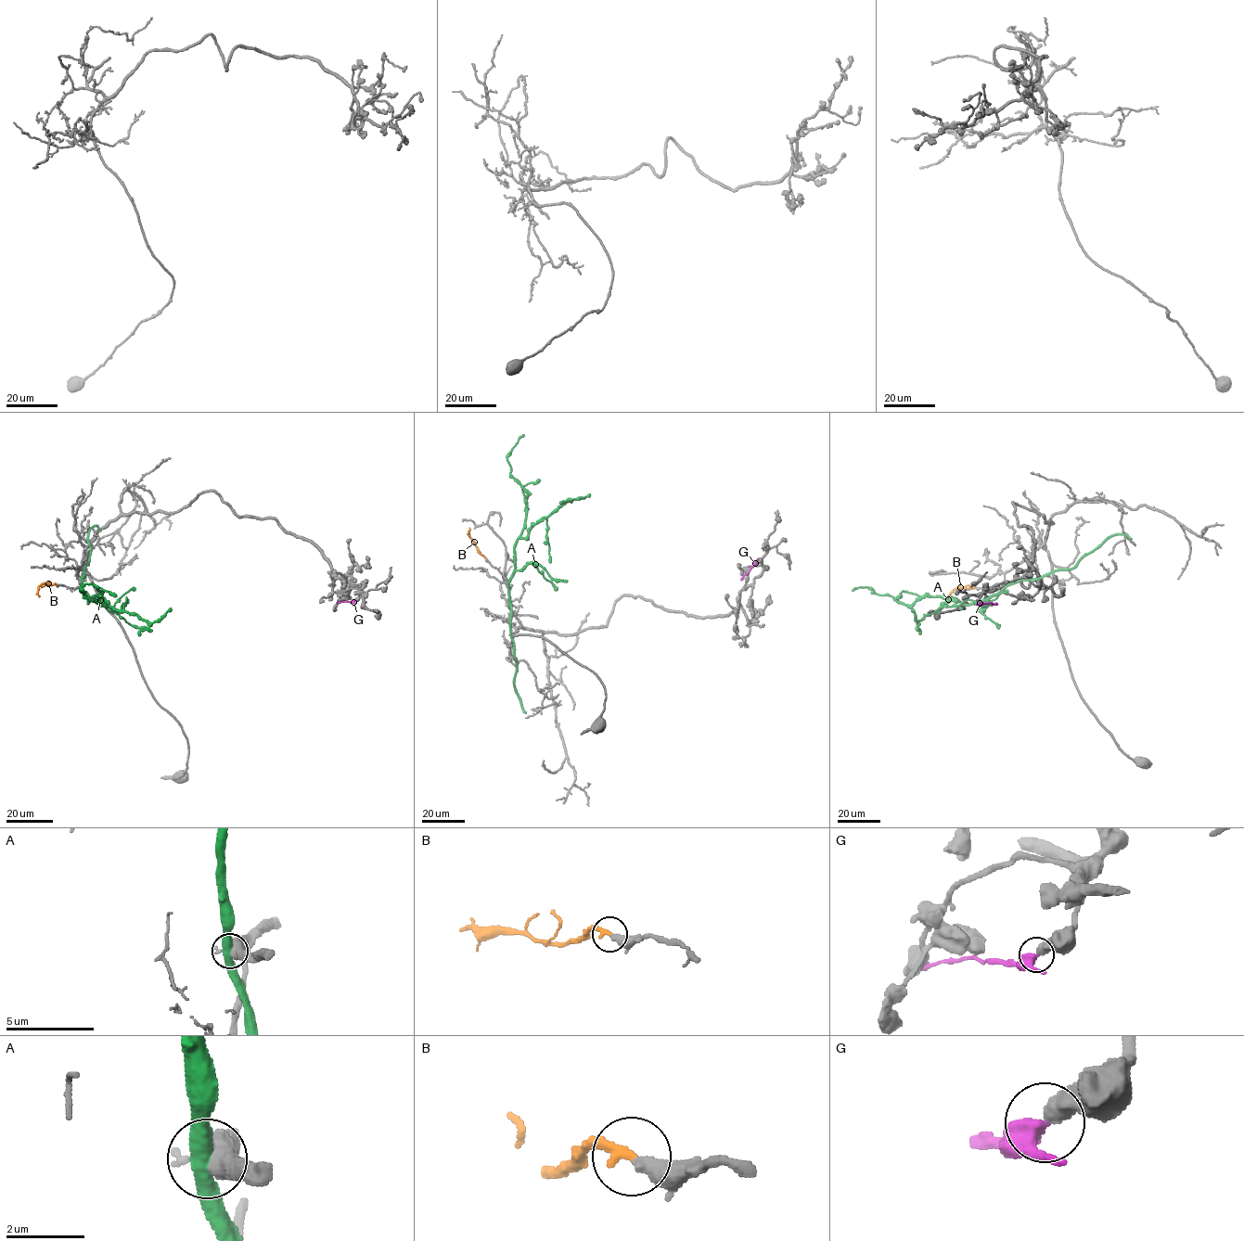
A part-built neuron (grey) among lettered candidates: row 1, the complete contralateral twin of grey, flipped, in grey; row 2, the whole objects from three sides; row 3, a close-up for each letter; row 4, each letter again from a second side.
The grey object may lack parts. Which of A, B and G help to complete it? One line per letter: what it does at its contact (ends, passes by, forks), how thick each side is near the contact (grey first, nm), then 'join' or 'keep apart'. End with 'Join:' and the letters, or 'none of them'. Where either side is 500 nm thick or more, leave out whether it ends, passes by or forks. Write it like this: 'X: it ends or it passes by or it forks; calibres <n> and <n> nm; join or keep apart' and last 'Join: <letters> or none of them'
A: calibres 550 and 500 nm; keep apart
B: it ends; calibres 440 and 280 nm; join
G: calibres 550 and 400 nm; keep apart
Join: B

